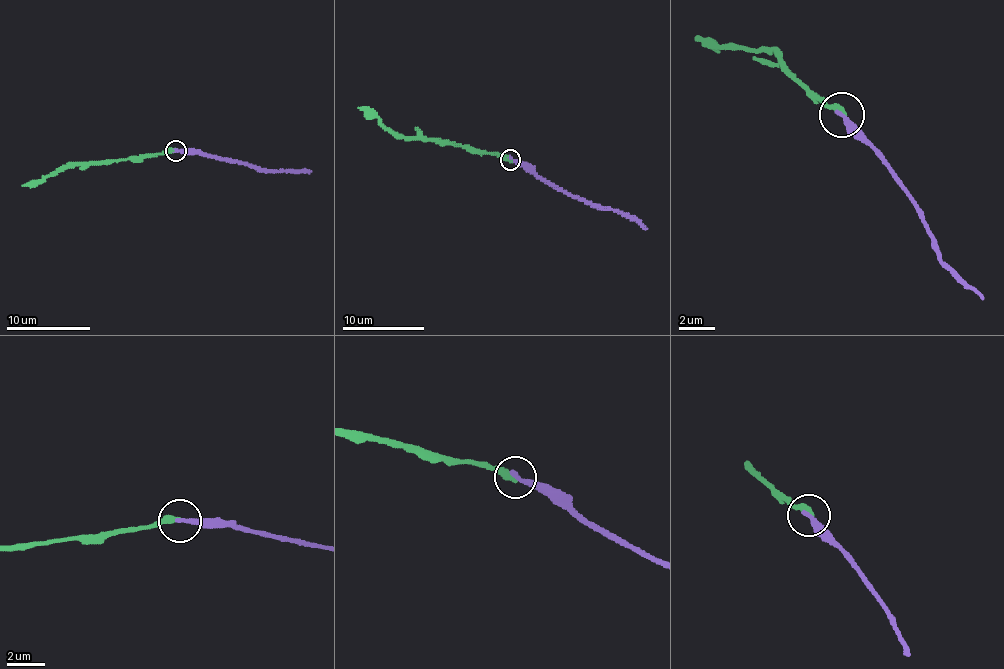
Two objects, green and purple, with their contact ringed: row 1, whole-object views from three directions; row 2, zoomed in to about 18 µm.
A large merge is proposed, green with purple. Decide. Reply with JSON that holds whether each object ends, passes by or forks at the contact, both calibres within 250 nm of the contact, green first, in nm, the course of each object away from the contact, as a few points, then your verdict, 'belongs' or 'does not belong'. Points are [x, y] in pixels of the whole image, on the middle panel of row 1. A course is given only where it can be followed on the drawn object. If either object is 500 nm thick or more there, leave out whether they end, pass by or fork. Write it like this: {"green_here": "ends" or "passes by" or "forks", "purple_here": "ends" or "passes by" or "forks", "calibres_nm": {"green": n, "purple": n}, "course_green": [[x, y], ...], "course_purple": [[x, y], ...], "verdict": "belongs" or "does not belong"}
{"green_here": "ends", "purple_here": "ends", "calibres_nm": {"green": 360, "purple": 280}, "course_green": [[510, 160], [436, 140], [405, 139], [387, 128], [376, 116], [358, 107]], "course_purple": [[510, 160], [528, 164], [539, 176], [572, 196], [603, 209], [634, 216], [647, 229]], "verdict": "does not belong"}

